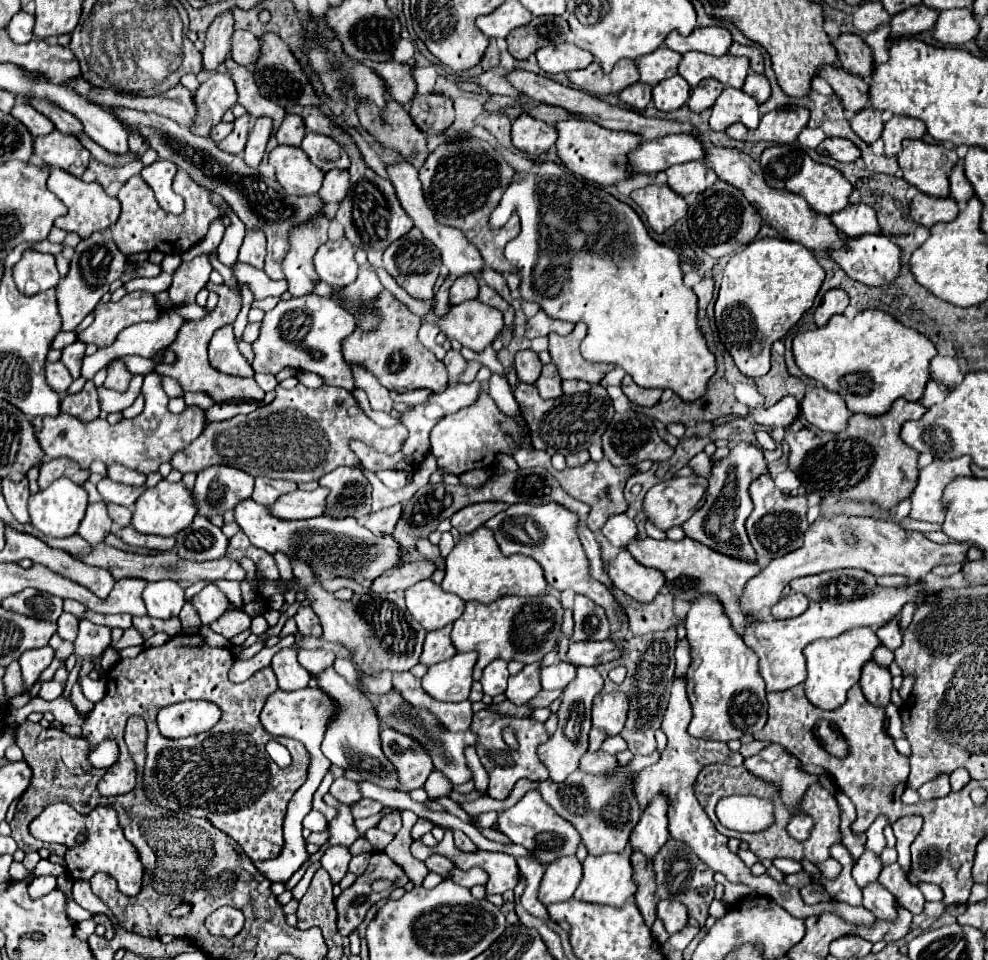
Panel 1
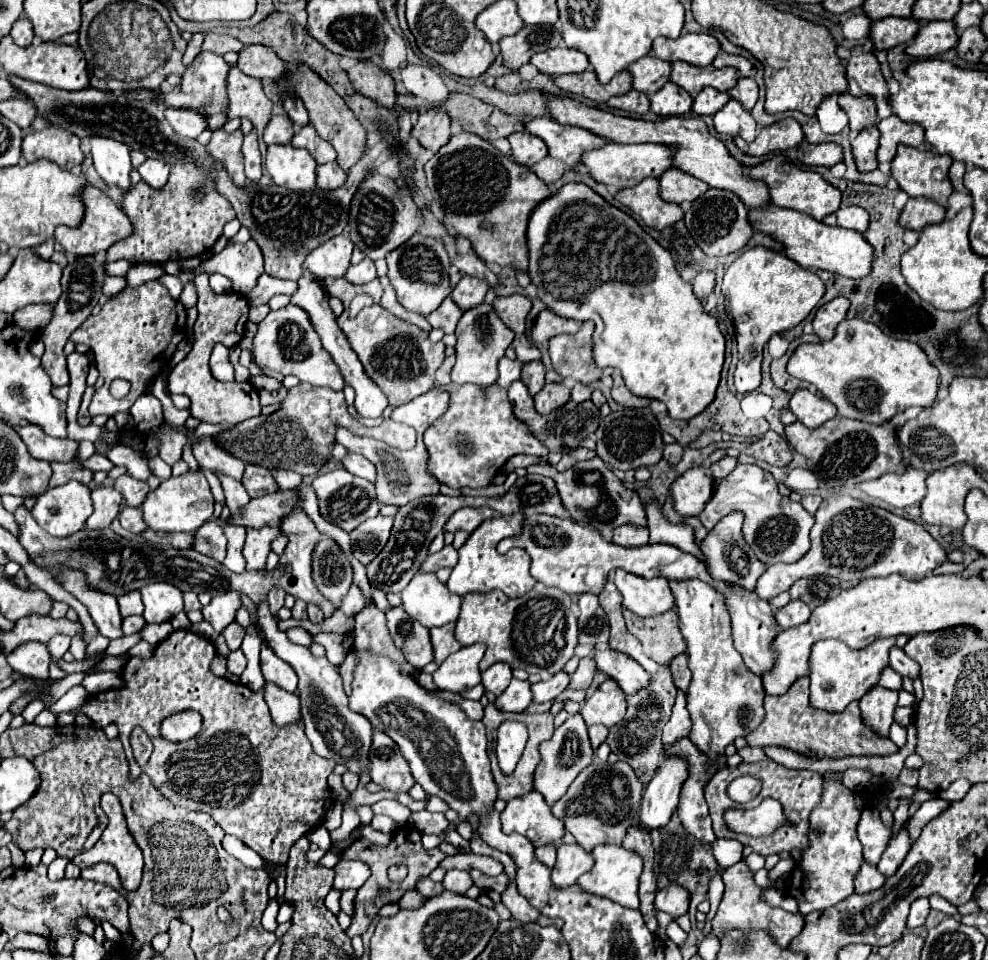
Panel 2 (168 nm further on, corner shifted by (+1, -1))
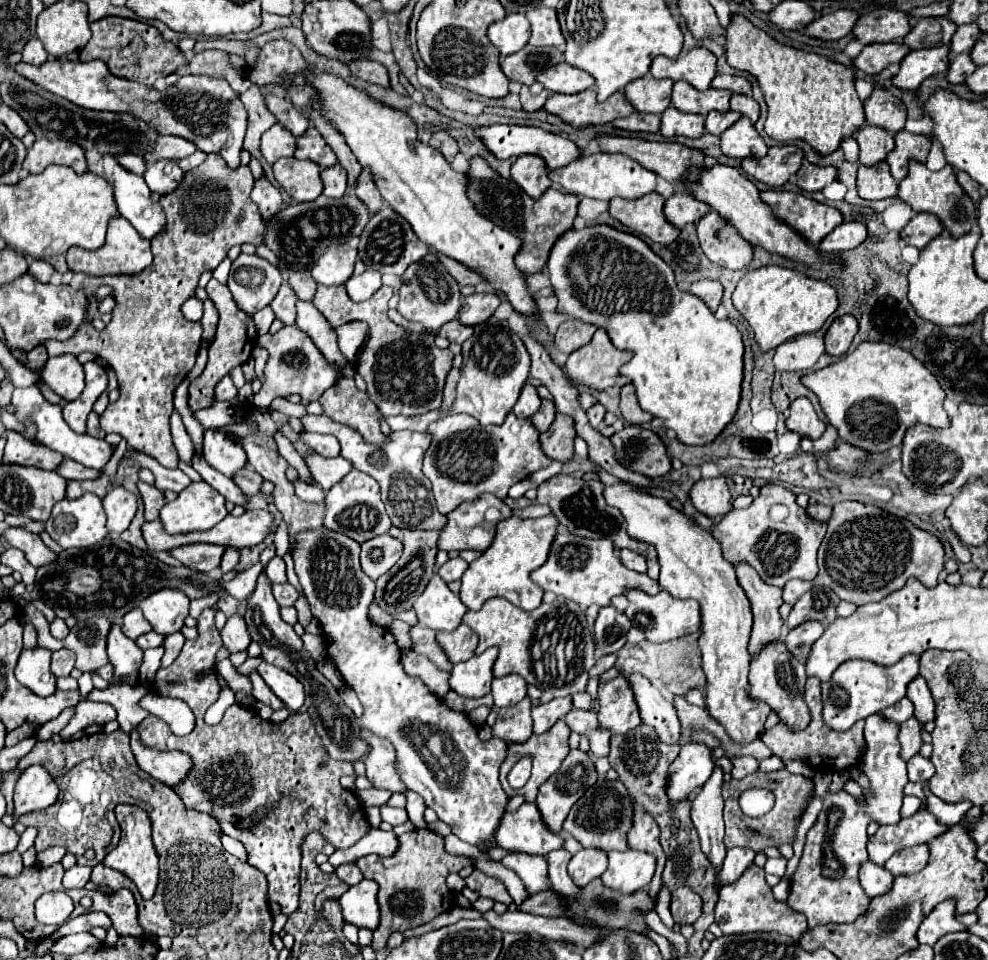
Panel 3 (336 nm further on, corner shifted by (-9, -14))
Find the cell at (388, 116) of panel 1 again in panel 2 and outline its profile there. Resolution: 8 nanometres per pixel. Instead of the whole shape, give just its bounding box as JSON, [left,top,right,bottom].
[348,61,396,109]

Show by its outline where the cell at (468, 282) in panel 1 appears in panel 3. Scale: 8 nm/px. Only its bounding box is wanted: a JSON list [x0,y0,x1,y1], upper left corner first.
[458,292,500,326]

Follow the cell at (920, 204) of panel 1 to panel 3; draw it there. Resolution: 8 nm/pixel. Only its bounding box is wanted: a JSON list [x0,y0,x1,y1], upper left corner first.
[900,214,942,250]

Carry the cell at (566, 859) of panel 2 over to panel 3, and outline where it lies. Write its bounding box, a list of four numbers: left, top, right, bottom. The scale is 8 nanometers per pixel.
[568,848,608,886]

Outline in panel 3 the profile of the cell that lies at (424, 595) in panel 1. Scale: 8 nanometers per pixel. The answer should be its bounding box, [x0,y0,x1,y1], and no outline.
[414,574,466,632]

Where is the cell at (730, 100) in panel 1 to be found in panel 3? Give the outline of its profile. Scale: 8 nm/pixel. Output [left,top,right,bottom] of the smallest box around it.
[722,118,768,158]

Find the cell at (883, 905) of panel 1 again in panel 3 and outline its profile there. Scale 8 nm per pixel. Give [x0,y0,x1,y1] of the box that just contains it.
[860,860,894,898]

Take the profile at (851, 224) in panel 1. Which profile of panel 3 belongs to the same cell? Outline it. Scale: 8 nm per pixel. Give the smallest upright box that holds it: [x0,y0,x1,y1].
[818,222,868,254]

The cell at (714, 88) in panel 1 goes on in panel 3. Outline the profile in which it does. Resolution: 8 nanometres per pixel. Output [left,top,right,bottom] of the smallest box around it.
[706,110,740,136]

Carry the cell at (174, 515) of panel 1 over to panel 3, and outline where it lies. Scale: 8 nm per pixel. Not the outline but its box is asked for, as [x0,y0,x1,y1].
[160,482,226,534]

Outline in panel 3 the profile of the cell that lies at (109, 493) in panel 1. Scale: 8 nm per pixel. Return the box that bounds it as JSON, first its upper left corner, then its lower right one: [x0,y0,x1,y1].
[138,480,164,520]

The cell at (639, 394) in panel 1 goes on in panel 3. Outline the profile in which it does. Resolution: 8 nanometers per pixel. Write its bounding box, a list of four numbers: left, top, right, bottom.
[620,384,652,424]

